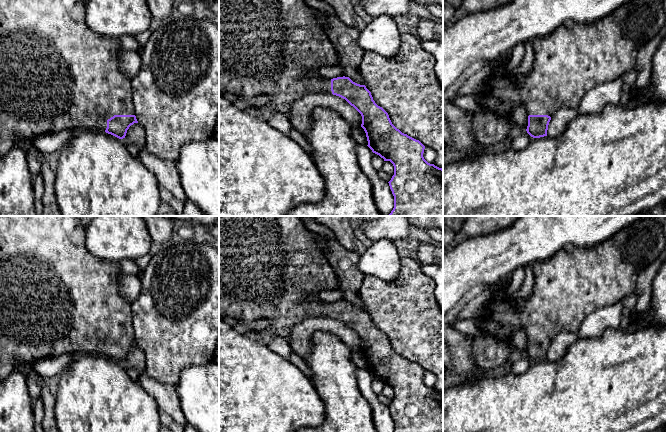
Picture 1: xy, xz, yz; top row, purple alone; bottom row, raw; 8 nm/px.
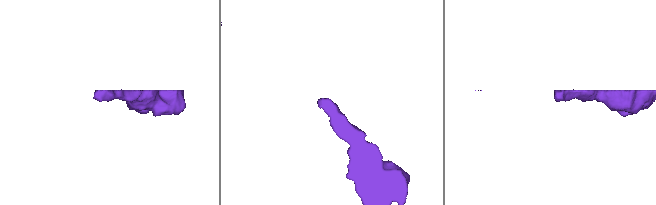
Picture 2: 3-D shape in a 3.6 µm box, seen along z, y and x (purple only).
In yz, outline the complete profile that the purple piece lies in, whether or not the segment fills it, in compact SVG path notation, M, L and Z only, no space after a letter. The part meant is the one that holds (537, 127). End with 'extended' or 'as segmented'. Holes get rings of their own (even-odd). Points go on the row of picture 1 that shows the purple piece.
M629 0L604 18L593 23L576 23L567 28L563 24L551 34L532 40L534 63L530 73L521 78L499 71L489 77L477 93L481 110L511 118L515 107L524 105L528 115L527 133L533 138L547 136L551 117L560 109L578 109L583 97L596 86L612 81L635 69L639 49L665 30L665 11L662 0Z; extended

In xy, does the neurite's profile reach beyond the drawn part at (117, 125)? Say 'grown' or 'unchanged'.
grown

